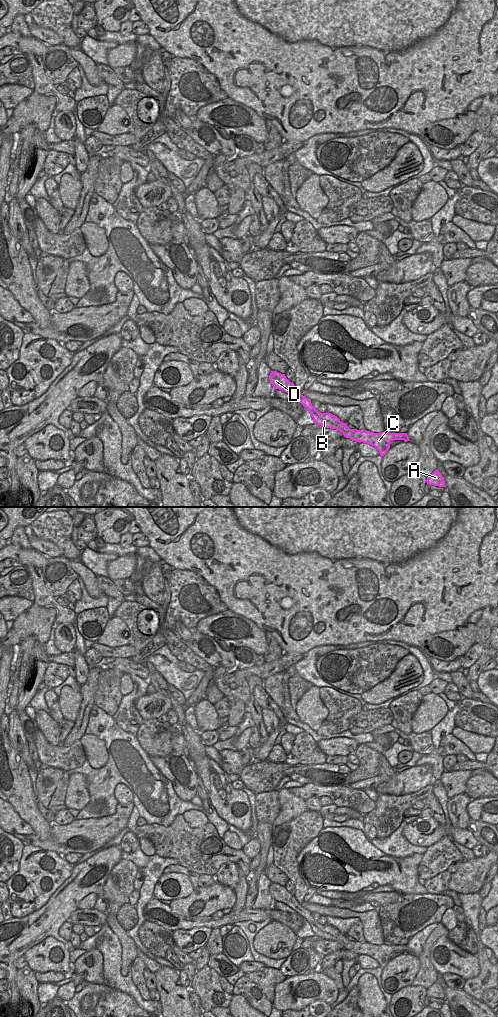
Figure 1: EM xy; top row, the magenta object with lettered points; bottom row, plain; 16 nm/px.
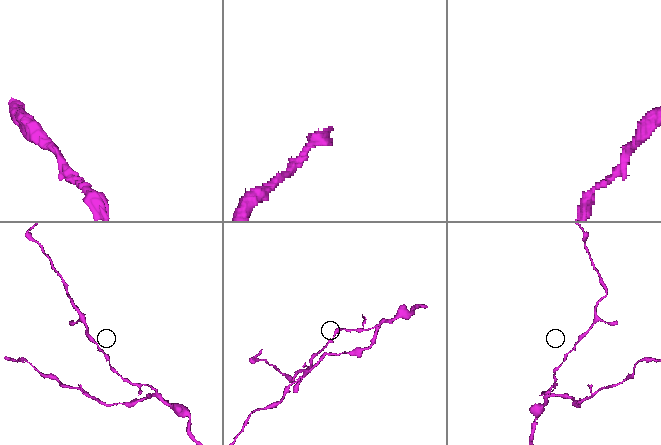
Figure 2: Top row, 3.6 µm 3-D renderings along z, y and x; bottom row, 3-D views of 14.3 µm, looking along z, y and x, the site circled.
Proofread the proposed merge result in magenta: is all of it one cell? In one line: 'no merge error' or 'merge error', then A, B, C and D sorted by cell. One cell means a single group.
no merge error; groups A B C D

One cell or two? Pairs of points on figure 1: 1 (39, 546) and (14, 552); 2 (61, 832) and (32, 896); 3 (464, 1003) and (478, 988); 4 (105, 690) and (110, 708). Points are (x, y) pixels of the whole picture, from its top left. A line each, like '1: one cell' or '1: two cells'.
1: two cells
2: two cells
3: two cells
4: one cell

